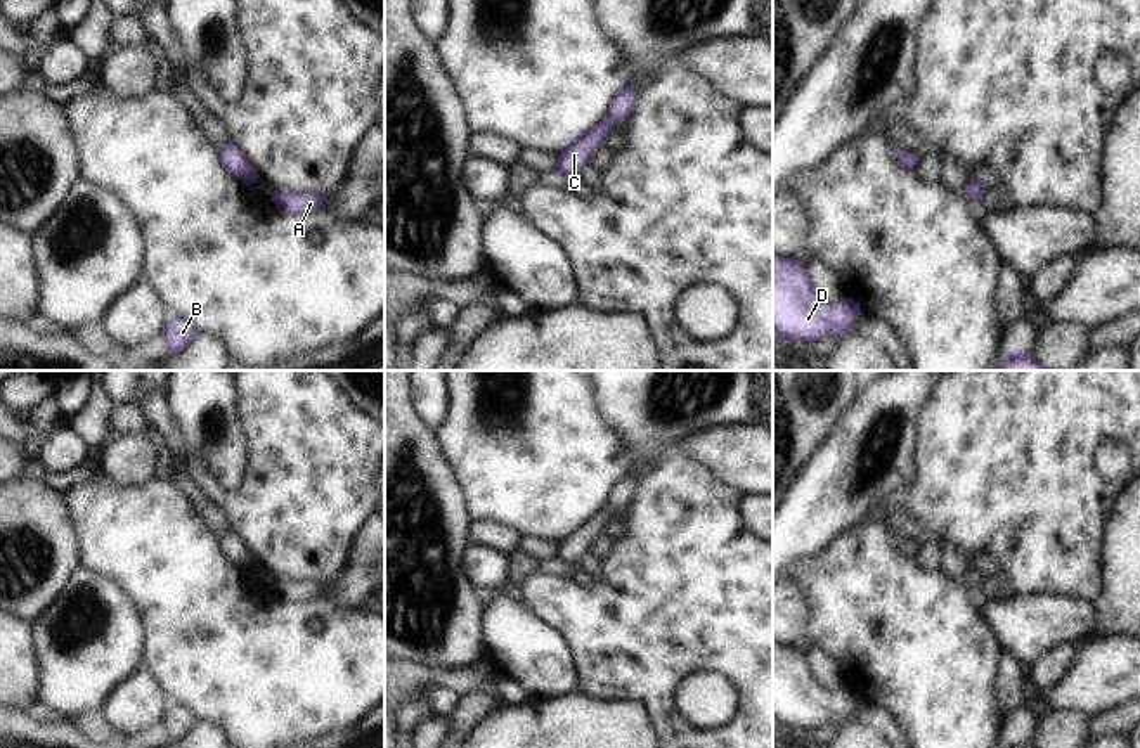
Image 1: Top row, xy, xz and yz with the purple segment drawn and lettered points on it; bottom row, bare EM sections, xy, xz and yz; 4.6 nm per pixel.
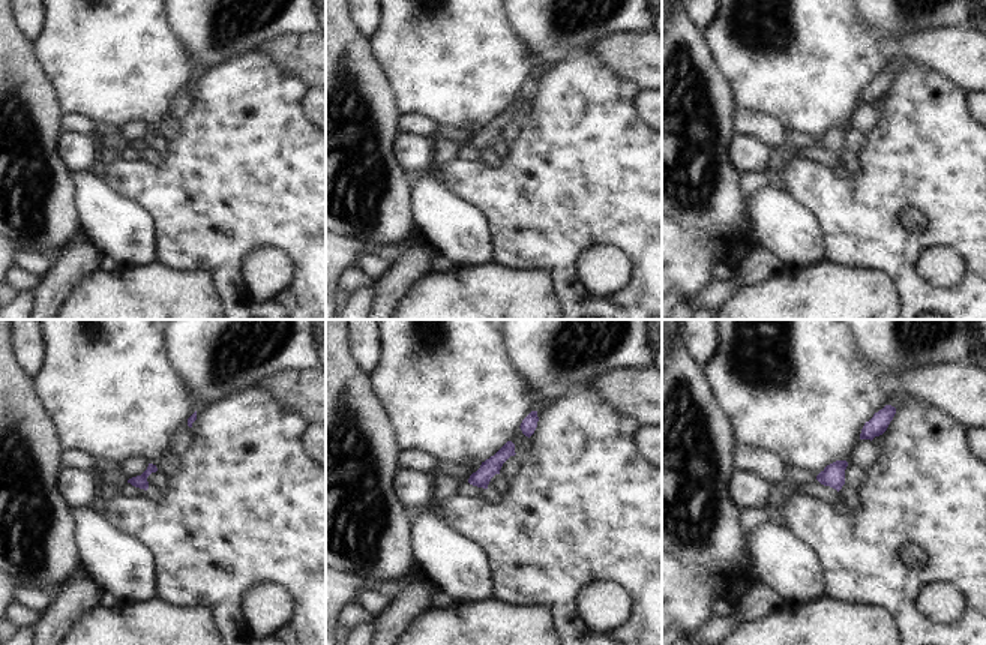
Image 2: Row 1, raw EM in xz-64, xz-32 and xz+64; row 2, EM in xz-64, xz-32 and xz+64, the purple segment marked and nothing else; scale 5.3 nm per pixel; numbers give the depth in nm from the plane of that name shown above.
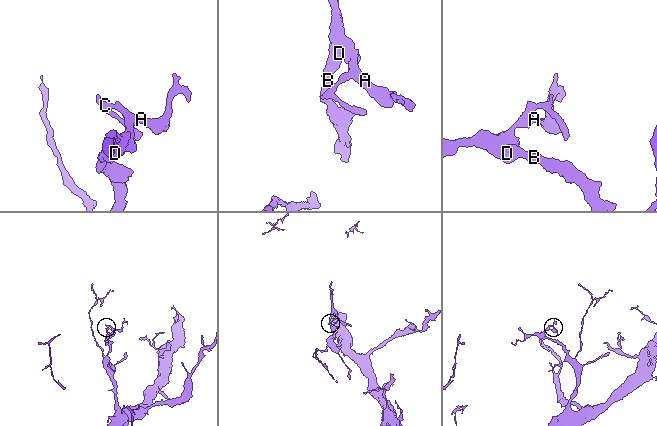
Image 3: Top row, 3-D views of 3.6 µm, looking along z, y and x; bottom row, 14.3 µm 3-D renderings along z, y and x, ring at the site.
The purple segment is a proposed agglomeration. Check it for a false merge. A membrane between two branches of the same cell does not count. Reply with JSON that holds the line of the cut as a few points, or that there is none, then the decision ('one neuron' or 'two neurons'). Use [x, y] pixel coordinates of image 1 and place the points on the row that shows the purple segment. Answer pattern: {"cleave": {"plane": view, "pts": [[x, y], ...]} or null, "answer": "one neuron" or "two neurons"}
{"cleave": null, "answer": "one neuron"}

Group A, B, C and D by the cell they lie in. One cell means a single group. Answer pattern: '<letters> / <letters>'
A B C D

